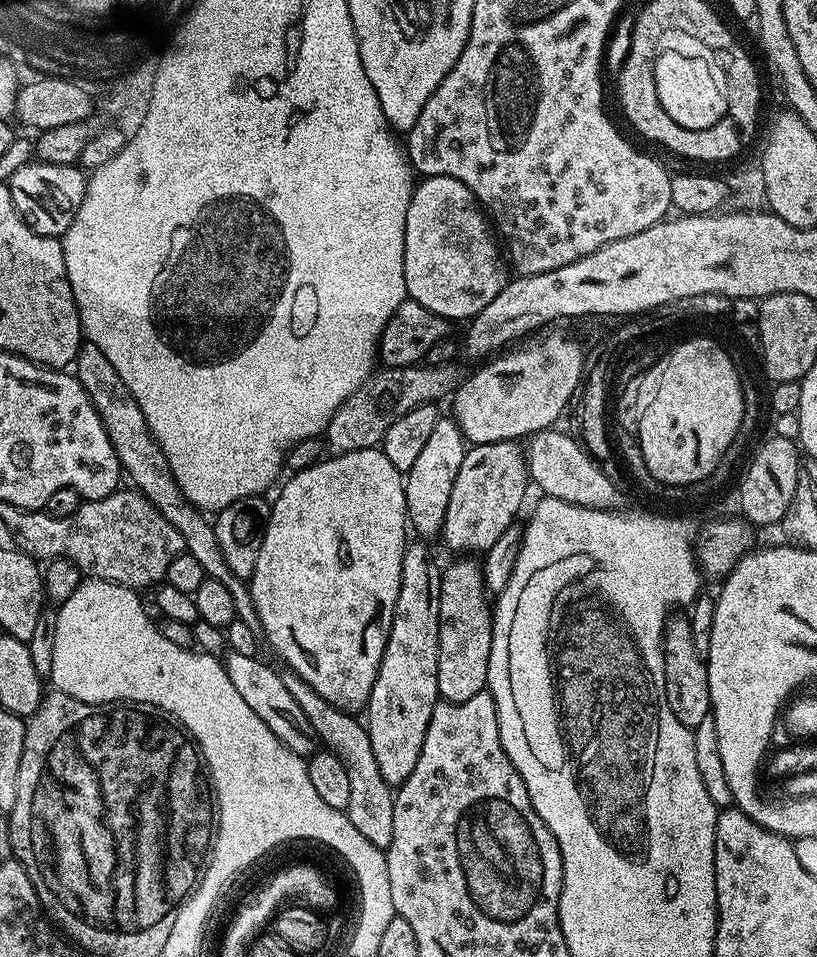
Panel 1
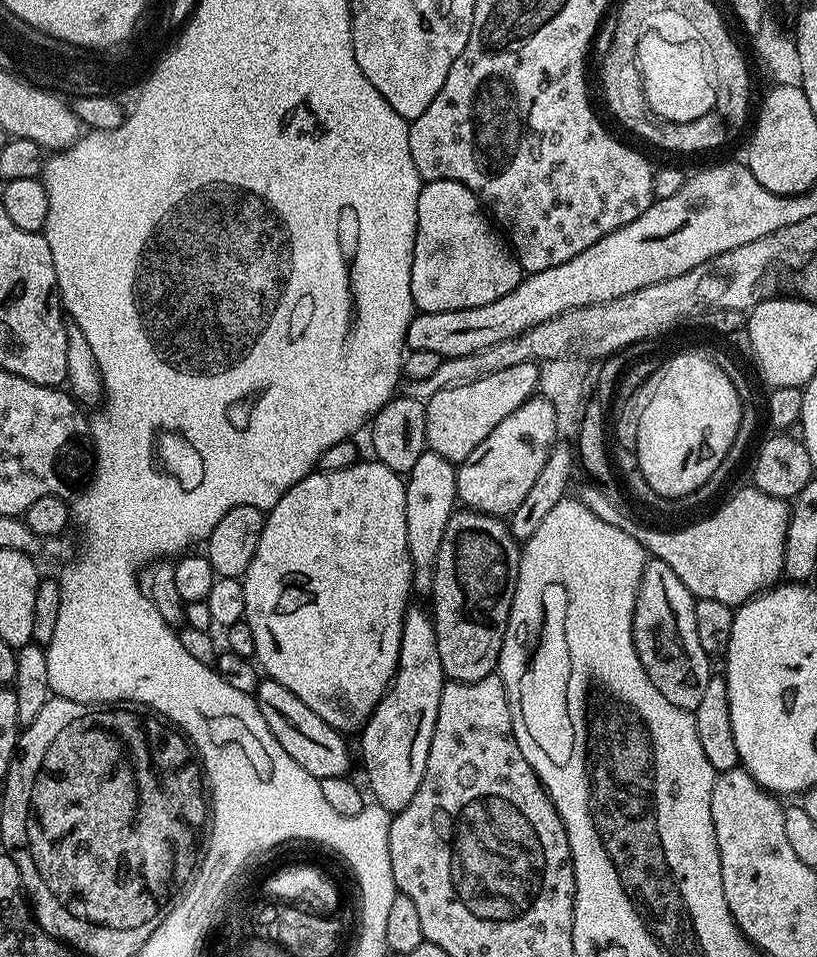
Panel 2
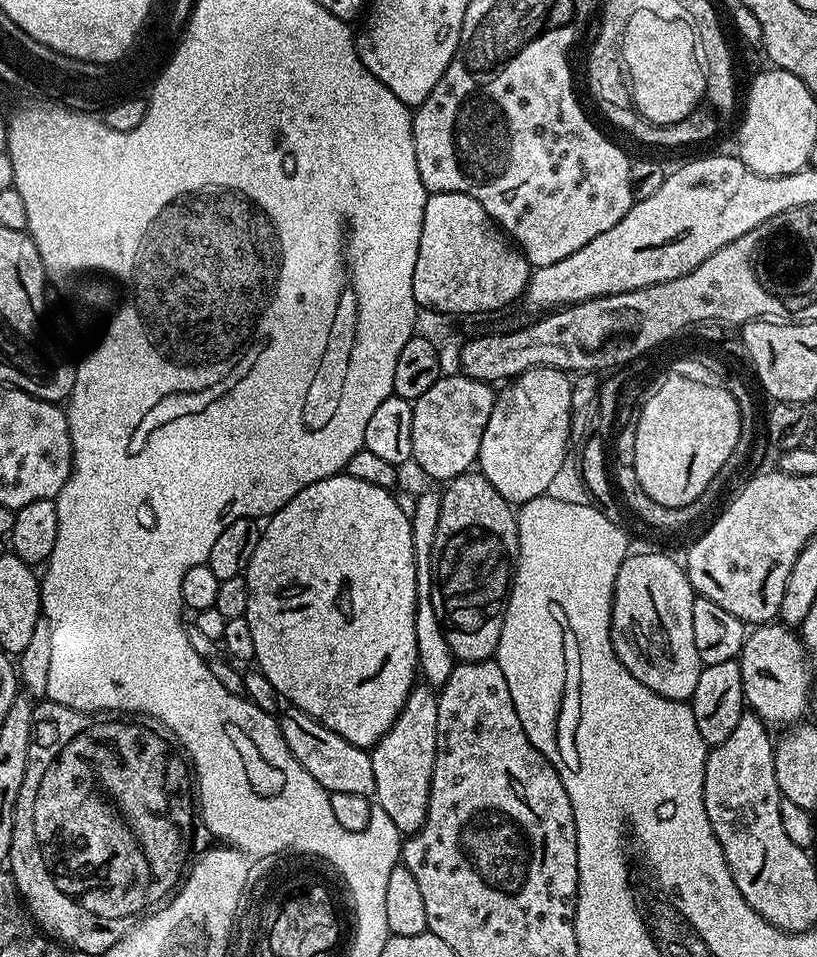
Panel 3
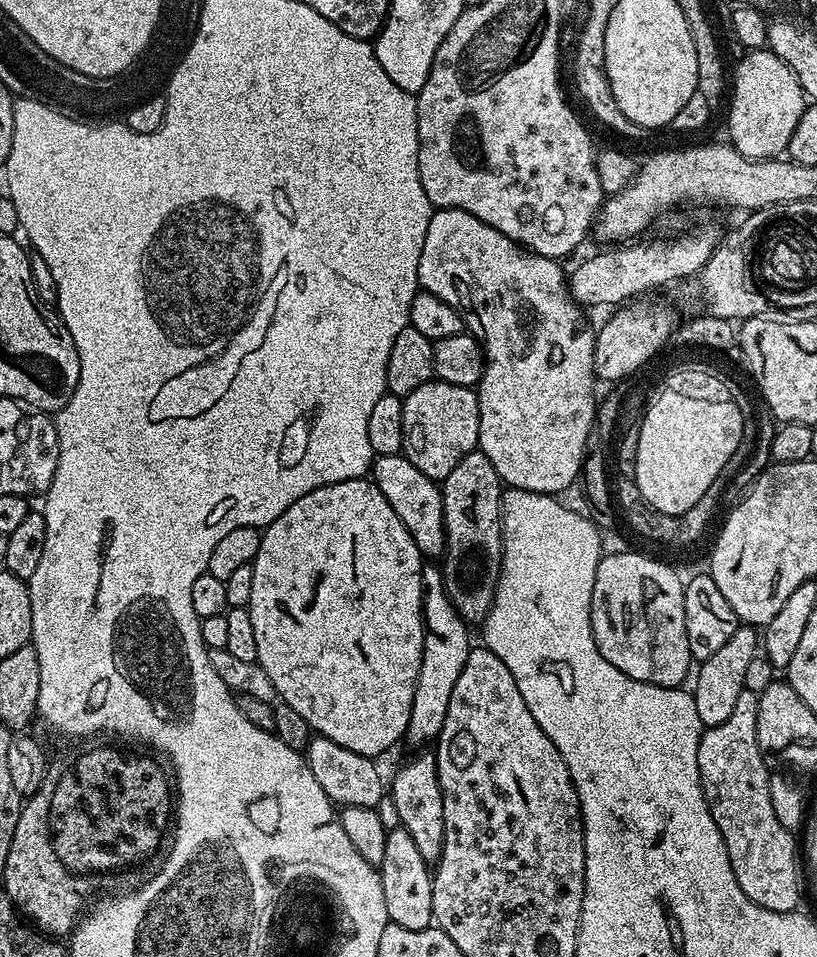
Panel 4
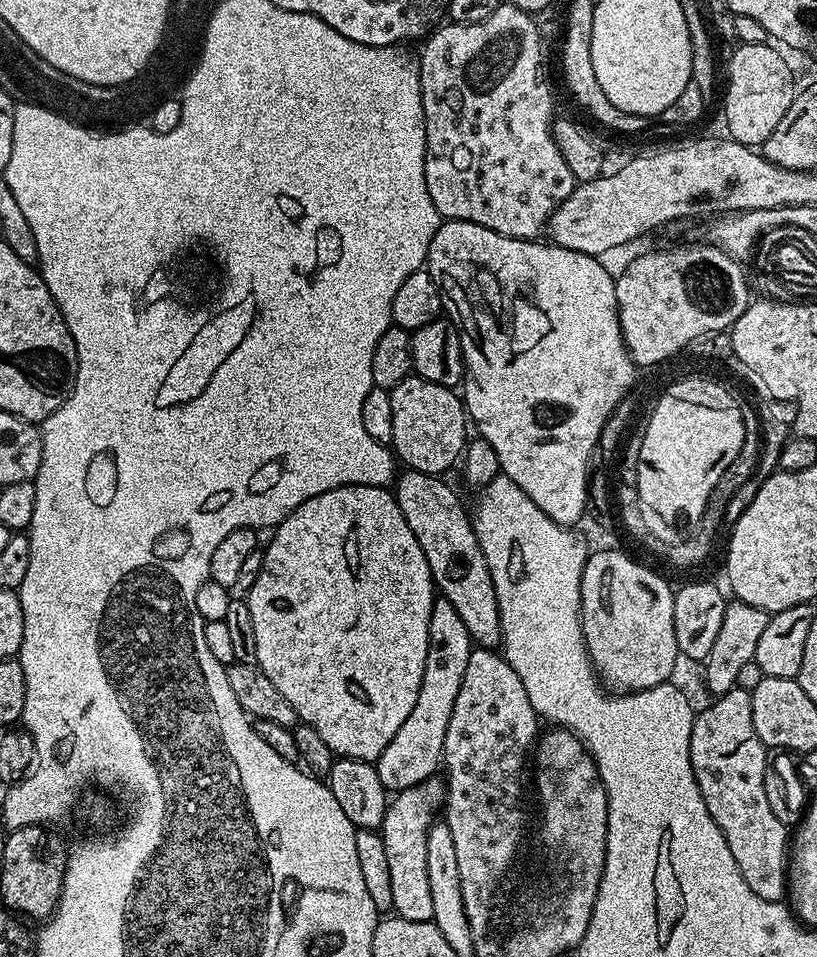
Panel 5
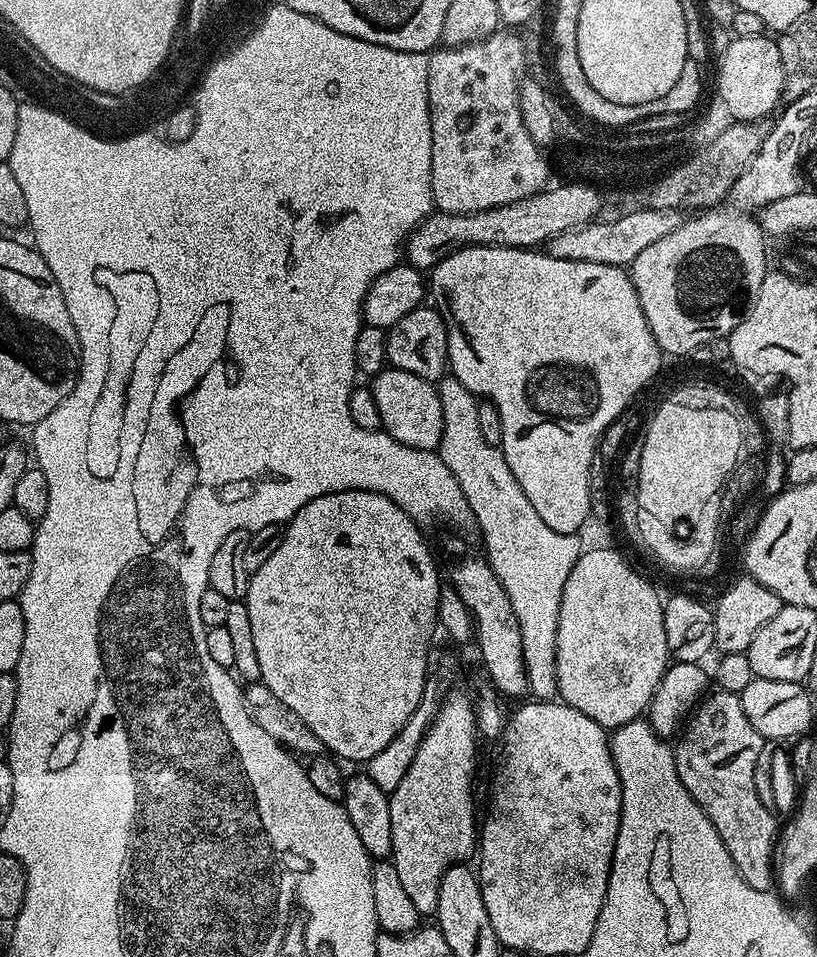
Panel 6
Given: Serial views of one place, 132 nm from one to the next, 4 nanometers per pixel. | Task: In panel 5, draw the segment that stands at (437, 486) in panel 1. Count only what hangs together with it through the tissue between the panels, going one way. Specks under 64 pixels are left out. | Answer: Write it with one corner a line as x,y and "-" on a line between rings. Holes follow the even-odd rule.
443,598
432,601
430,610
430,634
426,650
426,670
422,670
422,686
418,686
418,702
406,722
402,722
398,734
390,738
390,746
374,761
382,786
395,794
410,790
422,782
433,779
441,771
446,742
446,726
450,726
450,714
454,714
454,702
462,687
462,674
466,674
466,662
470,662
473,642
458,615
458,610

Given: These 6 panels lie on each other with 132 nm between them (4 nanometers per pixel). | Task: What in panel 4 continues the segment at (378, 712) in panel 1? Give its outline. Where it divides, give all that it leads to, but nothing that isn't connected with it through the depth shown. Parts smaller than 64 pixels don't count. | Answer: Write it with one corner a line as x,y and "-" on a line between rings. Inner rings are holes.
420,750
413,760
408,760
390,780
390,804
396,811
399,823
414,838
418,854
429,862
439,860
444,841
444,811
442,810
442,781
436,777
436,754
432,750

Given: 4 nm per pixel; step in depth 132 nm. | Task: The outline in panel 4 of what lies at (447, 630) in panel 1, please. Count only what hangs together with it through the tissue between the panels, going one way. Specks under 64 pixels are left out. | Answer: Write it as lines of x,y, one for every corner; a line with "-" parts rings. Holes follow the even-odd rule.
482,451
466,454
442,481
444,507
444,550
442,571
446,594
469,625
479,625
488,617
500,581
500,563
504,557
502,527
502,481
490,458

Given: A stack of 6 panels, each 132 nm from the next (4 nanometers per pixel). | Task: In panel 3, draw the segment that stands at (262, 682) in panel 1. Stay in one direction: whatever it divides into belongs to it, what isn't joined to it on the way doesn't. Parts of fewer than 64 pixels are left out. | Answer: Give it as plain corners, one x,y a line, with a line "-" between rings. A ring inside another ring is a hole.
284,706
279,709
278,723
280,733
290,746
290,754
298,758
298,762
330,794
341,792
342,794
362,794
371,797
374,793
374,766
372,757
367,751
334,734
322,722
318,722
310,714
291,706

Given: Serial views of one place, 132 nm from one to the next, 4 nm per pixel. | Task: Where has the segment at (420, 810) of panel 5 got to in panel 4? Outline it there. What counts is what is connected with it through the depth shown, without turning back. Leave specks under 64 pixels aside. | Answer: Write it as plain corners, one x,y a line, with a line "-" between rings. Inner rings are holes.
396,826
386,838
386,854
378,866
382,894
386,898
386,914
391,923
406,926
406,930
422,930
433,927
432,919
432,872
429,861
418,854
414,838
403,826

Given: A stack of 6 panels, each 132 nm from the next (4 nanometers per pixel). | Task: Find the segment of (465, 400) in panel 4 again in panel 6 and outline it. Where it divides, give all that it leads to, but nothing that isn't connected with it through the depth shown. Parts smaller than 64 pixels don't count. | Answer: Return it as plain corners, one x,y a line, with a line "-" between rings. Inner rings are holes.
386,366
371,377
370,387
374,403
378,406
380,428
383,431
398,442
423,453
439,449
442,438
442,402
433,381
418,378
418,374
406,374
406,370

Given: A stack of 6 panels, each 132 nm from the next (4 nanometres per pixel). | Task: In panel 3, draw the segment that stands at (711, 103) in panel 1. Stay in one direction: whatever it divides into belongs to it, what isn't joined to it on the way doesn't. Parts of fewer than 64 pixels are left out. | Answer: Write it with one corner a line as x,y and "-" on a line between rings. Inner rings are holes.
637,10
628,20
622,45
623,67
630,81
632,102
645,119
661,126
676,124
693,115
701,107
704,97
704,72
695,58
695,33
687,19
667,20
656,12

